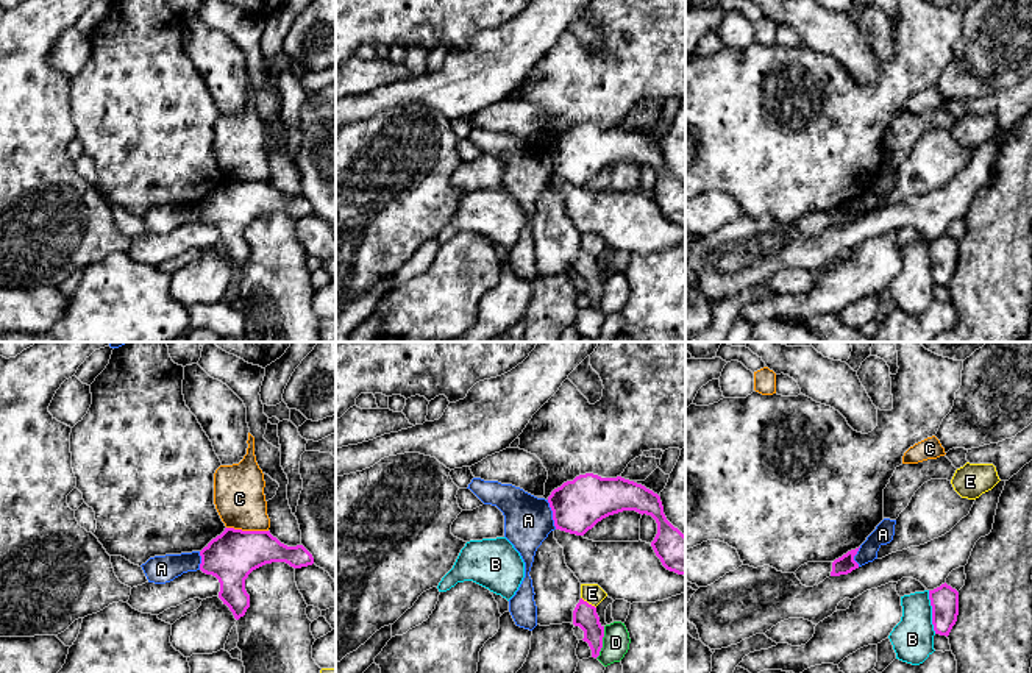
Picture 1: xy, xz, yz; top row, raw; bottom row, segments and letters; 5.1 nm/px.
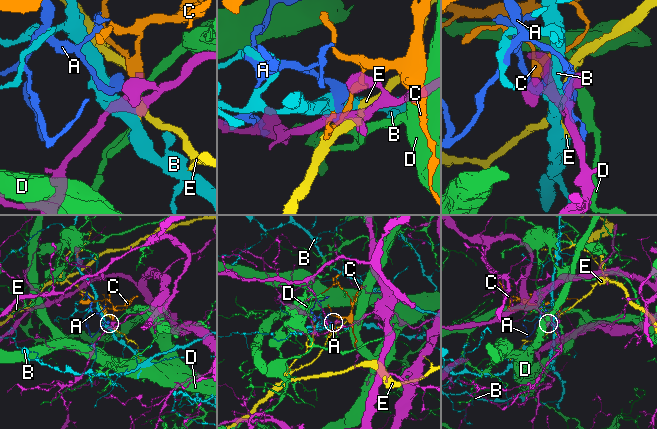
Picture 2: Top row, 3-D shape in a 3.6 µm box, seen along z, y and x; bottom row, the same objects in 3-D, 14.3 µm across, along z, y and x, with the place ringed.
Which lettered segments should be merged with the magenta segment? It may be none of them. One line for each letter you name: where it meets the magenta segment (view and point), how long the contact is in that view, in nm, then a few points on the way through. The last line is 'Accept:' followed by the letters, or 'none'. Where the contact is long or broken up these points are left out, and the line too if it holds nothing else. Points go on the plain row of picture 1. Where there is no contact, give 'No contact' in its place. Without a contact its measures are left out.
Accept: none

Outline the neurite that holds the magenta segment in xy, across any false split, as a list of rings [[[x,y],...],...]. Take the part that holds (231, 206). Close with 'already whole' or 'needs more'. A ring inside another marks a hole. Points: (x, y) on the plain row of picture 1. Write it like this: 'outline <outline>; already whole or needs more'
outline [[[225,178],[201,201],[200,220],[212,225],[220,233],[219,248],[239,270],[250,258],[250,245],[245,240],[248,225],[272,212],[286,212],[294,219],[314,214],[312,205],[303,197],[287,197],[270,181],[242,181]]]; already whole

